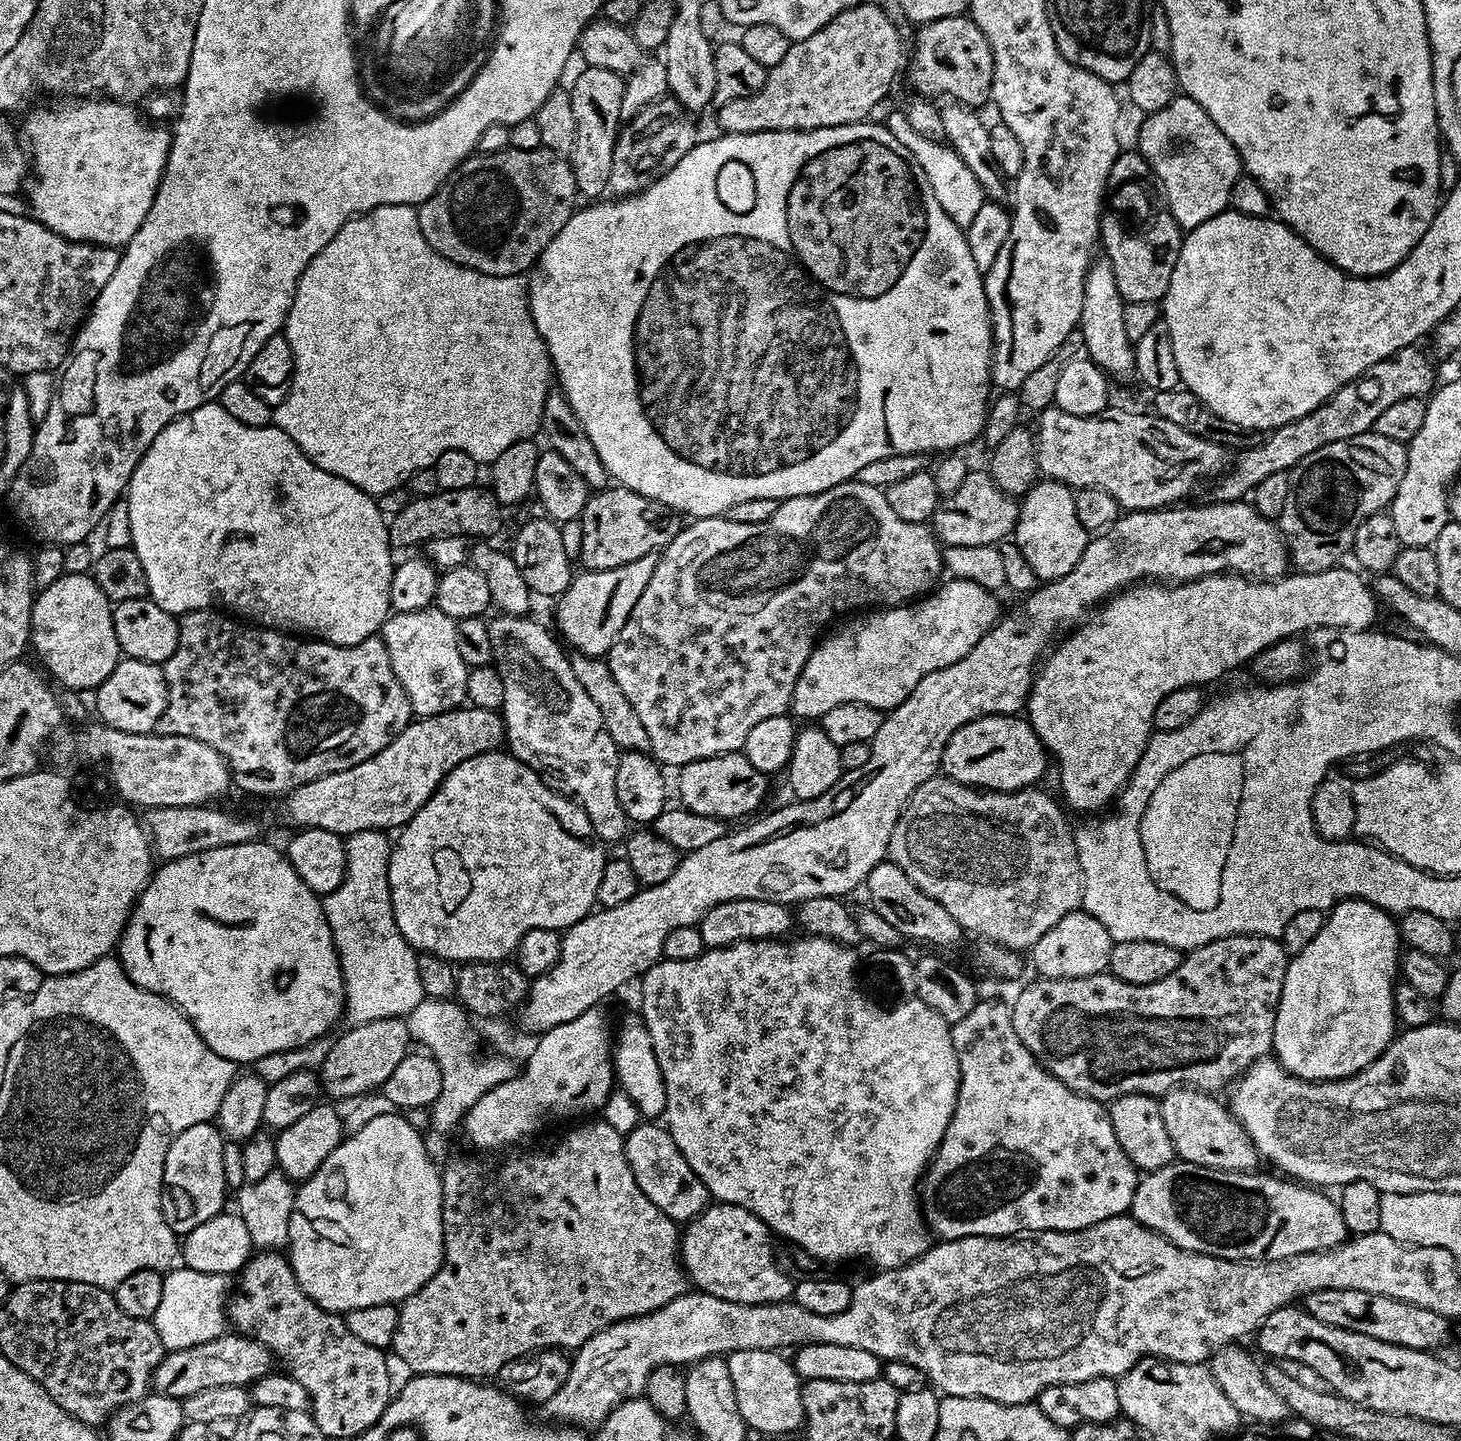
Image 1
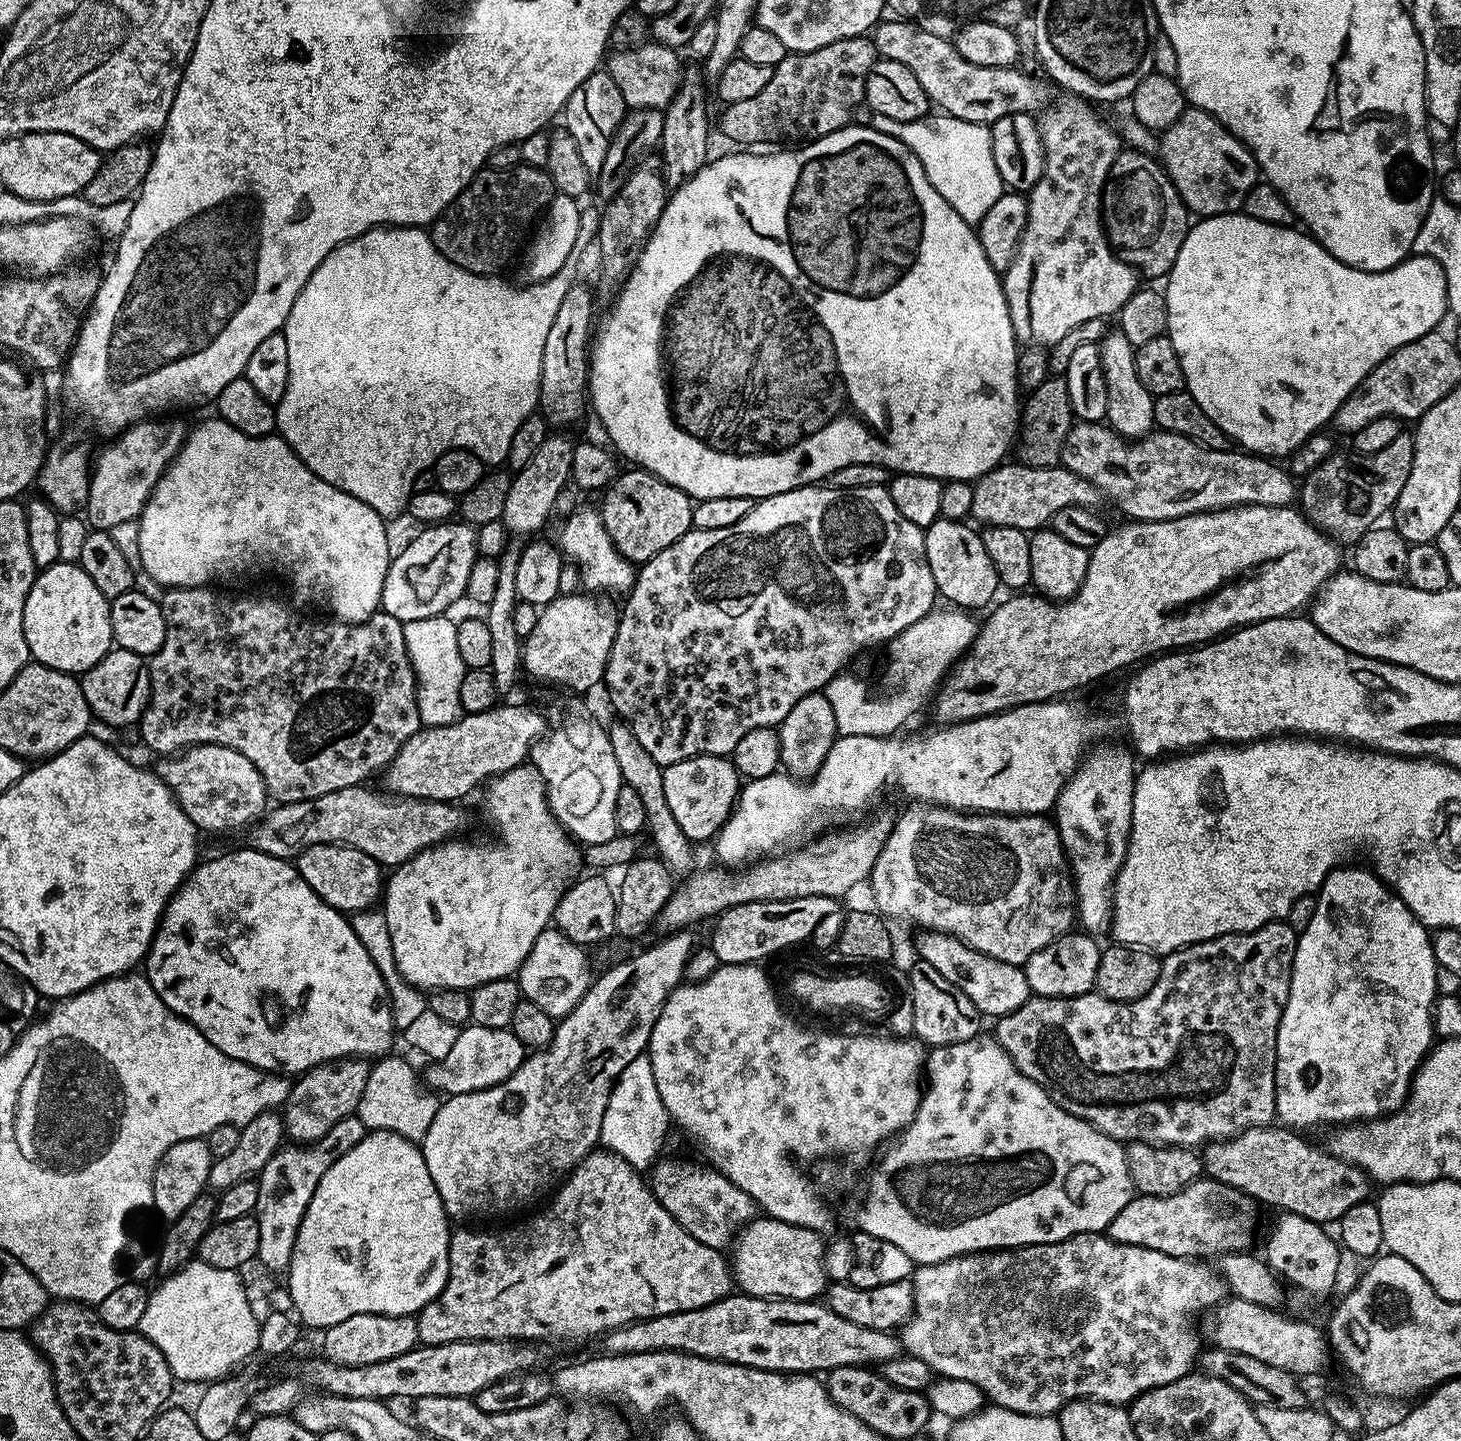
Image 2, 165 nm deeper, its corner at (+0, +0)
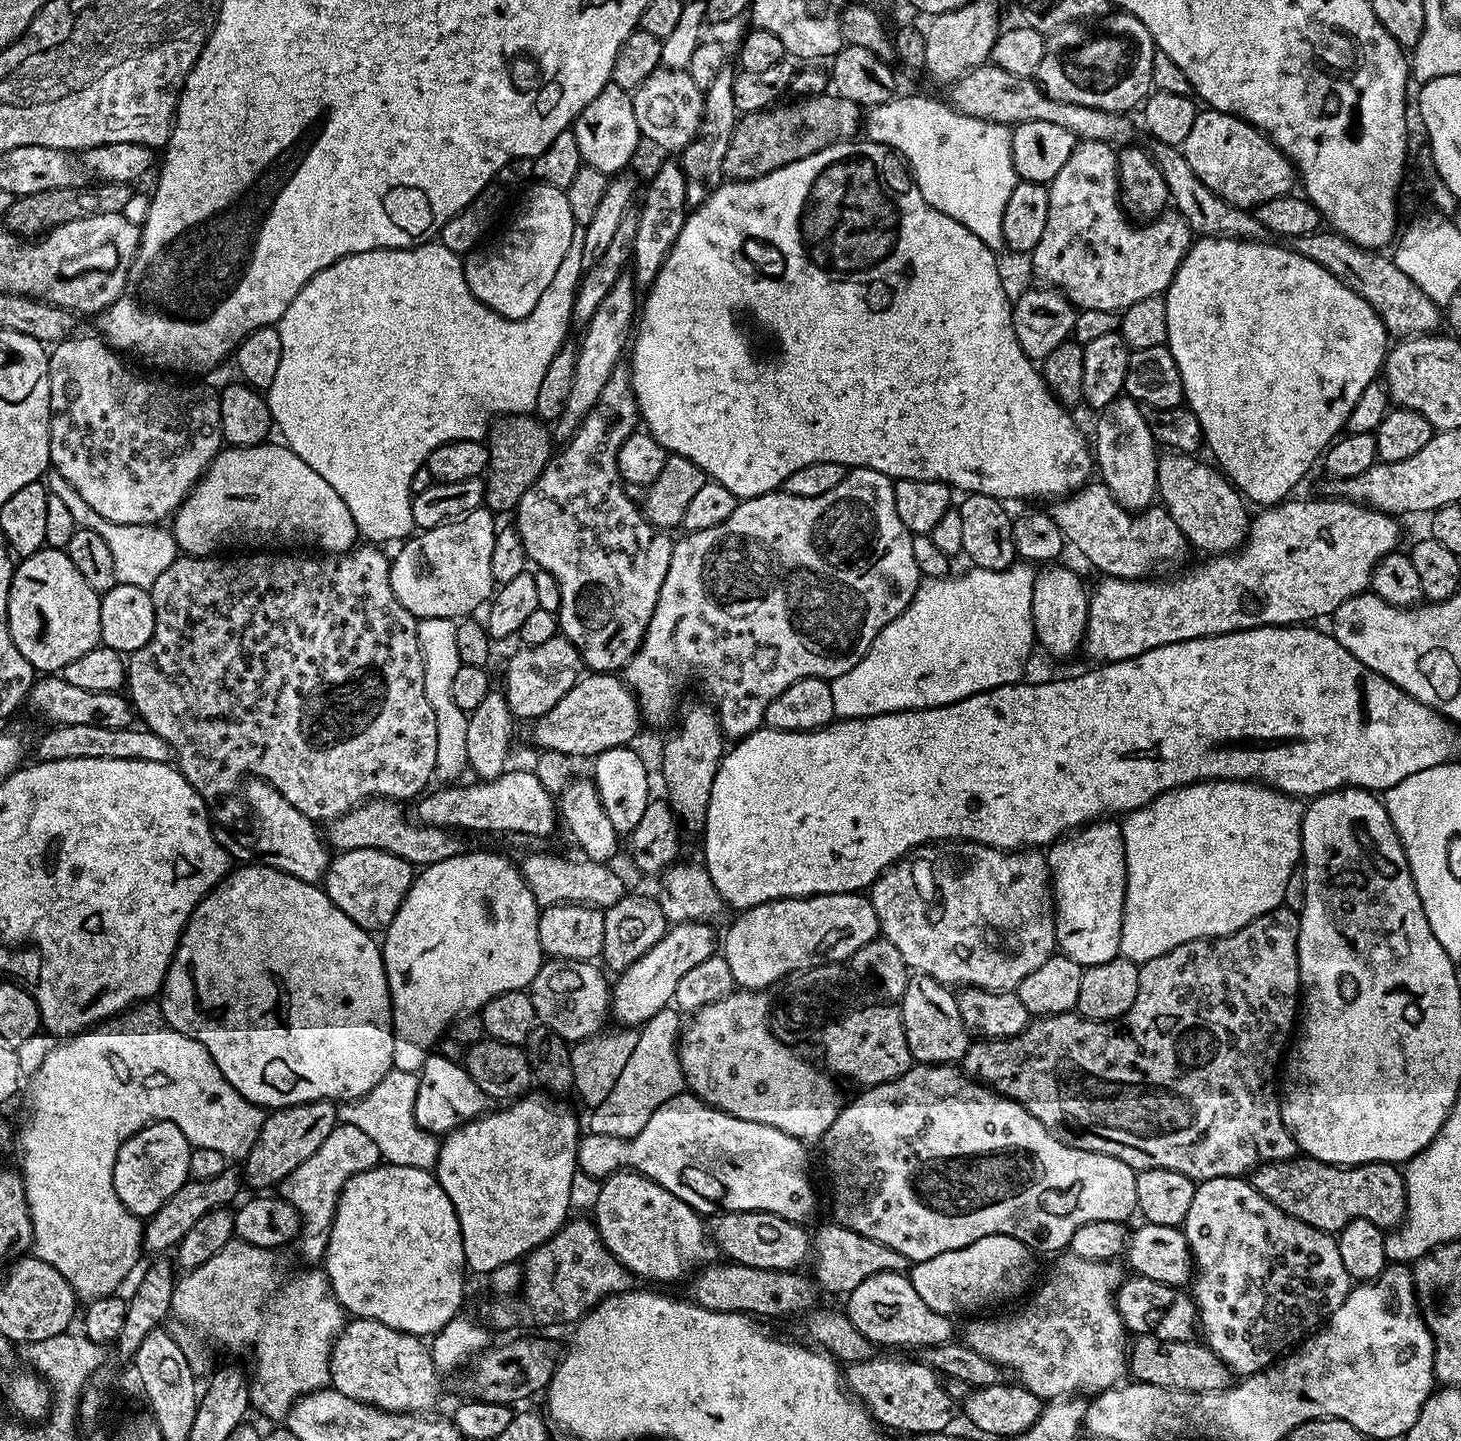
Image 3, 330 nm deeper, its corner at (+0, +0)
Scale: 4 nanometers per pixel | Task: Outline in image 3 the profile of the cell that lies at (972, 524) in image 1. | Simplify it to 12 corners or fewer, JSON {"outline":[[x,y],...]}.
{"outline":[[1103,482],[1050,508],[1105,577],[1143,580],[1190,552],[1164,507],[1127,512]]}

